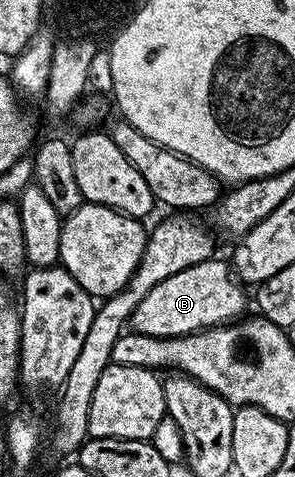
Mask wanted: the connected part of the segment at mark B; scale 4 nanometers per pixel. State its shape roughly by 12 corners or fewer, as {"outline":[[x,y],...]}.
{"outline":[[212,257],[155,284],[133,311],[143,335],[240,320],[245,295]]}

